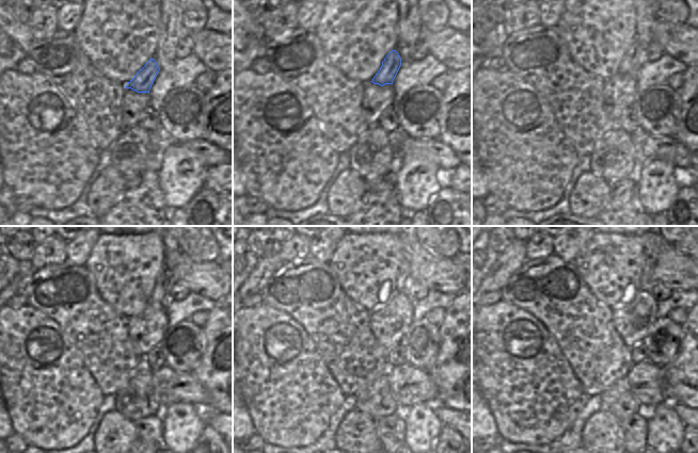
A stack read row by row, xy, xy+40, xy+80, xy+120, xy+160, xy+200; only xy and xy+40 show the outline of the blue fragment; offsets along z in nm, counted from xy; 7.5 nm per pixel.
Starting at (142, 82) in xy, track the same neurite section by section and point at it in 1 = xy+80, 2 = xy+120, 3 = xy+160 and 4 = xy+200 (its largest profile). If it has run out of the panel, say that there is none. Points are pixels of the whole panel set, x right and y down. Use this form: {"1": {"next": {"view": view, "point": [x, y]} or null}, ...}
{"1": {"next": {"view": "xy+80", "point": [636, 57]}}, "2": {"next": {"view": "xy+120", "point": [161, 291]}}, "3": {"next": {"view": "xy+160", "point": [403, 279]}}, "4": {"next": {"view": "xy+200", "point": [650, 247]}}}

